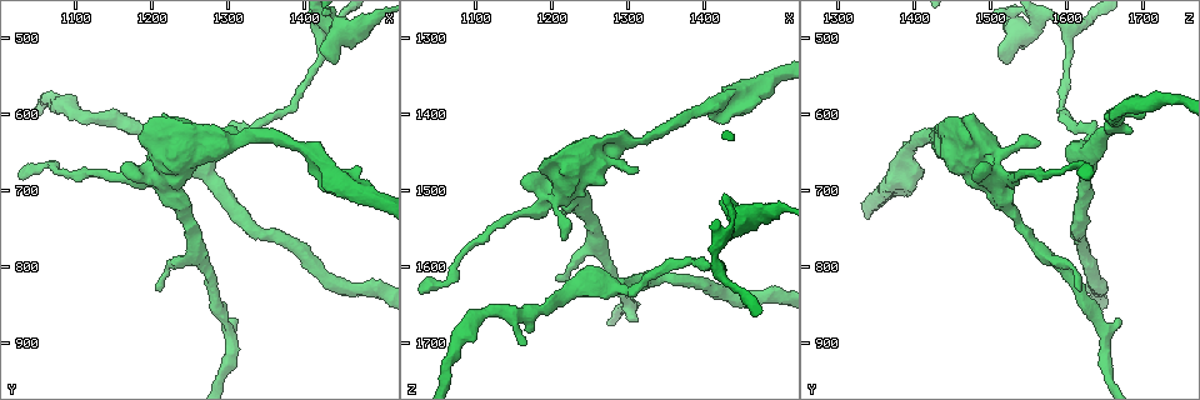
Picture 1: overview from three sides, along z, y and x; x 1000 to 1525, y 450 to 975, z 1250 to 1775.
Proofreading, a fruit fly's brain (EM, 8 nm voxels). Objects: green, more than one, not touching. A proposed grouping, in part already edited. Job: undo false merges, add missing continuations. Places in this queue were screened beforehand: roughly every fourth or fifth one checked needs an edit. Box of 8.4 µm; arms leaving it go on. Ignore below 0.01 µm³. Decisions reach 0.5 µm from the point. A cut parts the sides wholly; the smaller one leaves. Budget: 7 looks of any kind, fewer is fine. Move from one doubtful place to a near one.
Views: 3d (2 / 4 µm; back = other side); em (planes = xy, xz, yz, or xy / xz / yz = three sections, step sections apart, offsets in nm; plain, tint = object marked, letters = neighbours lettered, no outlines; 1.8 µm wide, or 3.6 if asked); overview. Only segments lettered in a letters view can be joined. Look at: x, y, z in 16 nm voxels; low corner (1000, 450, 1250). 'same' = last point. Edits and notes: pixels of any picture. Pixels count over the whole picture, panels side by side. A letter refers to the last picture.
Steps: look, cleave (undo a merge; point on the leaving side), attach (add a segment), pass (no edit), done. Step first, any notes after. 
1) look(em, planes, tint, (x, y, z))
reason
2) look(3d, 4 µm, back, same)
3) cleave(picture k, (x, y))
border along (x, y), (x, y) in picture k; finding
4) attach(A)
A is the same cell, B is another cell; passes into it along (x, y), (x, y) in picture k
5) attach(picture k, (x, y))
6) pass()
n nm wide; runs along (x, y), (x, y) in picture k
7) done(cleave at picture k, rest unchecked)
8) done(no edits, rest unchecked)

look(3d, 2 µm, (1315, 625, 1475))
free end

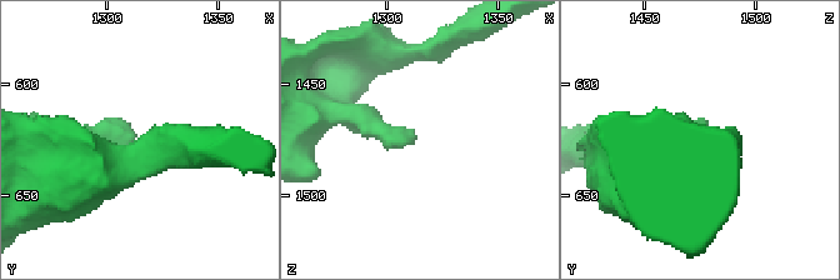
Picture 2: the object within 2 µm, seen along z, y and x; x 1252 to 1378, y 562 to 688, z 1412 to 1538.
look(em, xz, step 4, letters, (1314, 626, 1472))
now the EM

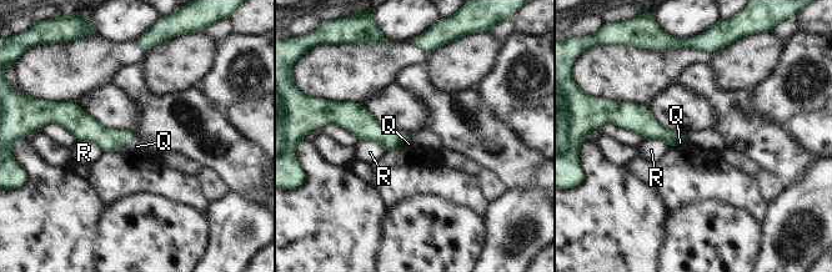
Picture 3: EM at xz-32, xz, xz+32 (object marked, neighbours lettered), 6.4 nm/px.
attach(picture 3, (136, 146))
R touches over 180 nm; Q is the same cell, R is another cell; it goes on there

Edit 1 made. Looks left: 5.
look(em, xz, step 8, letters, (1210, 635, 1565))
free end

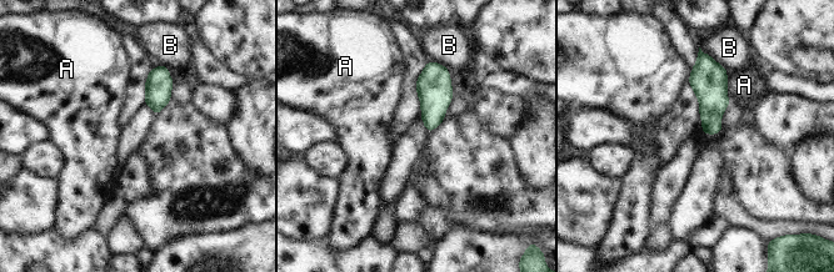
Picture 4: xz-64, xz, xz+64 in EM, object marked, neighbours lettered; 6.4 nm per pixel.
look(em, planes, letters, same)
another direction

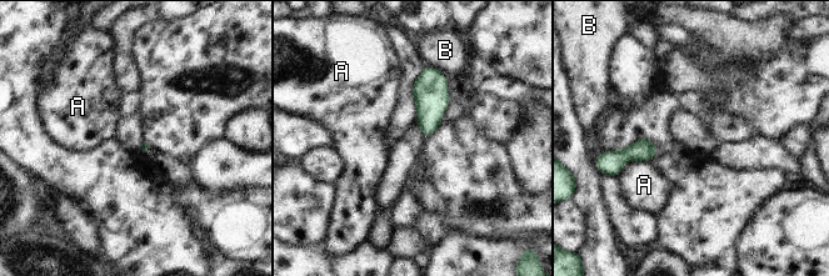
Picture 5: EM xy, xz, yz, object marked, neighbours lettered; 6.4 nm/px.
pass()
A and B are other cells; border along (652, 160), (630, 160), (618, 176) in picture 5; no lettered segment goes on from it

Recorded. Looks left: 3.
done(attach at picture 3, rest unchecked)

